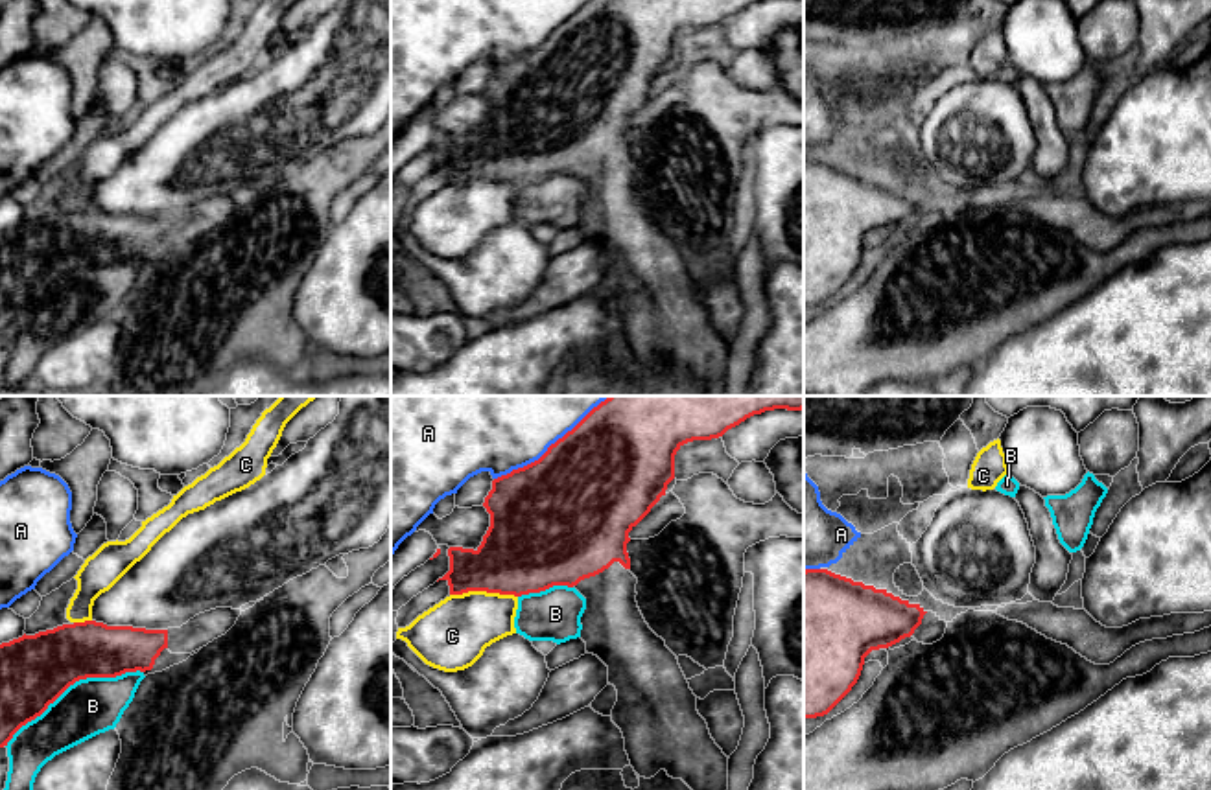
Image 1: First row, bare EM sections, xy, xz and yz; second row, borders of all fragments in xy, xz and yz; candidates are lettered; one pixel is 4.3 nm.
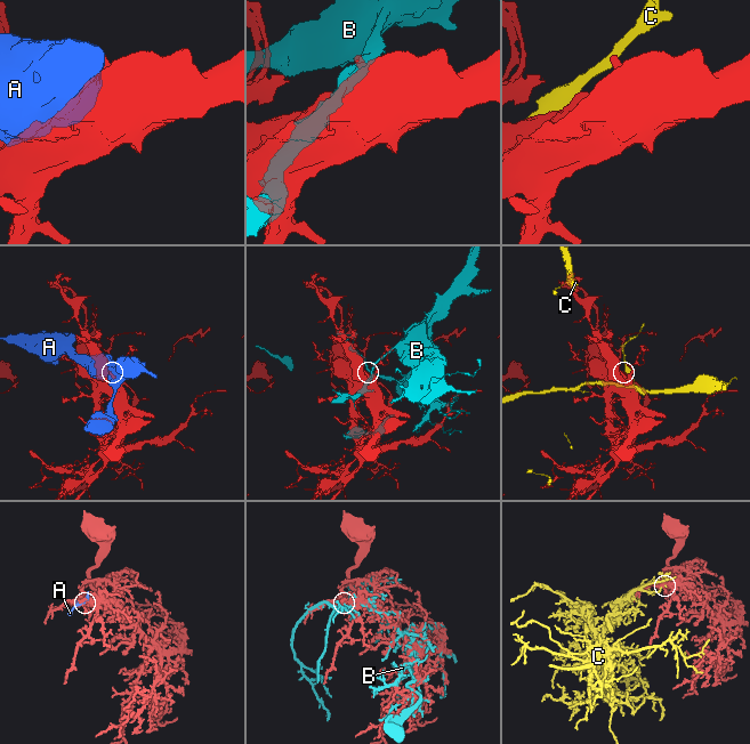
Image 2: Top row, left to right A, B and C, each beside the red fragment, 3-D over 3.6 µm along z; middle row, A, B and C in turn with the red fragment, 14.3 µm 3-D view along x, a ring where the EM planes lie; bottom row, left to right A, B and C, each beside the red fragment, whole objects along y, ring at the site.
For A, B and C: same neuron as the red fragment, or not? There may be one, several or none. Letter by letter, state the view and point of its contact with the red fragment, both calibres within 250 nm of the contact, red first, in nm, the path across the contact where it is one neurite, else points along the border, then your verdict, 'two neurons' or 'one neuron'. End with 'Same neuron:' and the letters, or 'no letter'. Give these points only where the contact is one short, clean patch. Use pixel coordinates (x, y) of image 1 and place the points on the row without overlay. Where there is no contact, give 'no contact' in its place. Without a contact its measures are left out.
A: meets red in xz at (542, 43); 500 nm thick on the red side, 260 nm on the other; two neurons
B: meets red in xy at (72, 271); 300 nm thick on the red side, 240 nm on the other; two neurons
C: meets red in xz at (483, 177); 380 nm thick on the red side, 300 nm on the other; two neurons
Same neuron: no letter

